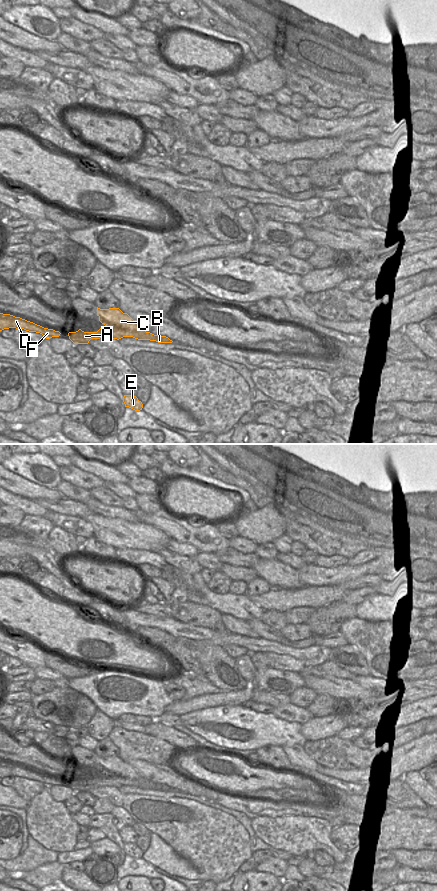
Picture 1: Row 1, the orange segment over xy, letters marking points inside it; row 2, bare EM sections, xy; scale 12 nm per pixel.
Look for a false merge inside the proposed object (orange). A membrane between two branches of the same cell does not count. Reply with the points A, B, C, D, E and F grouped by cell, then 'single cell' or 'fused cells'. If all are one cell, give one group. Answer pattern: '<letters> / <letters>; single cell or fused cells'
A B D E F / C; fused cells

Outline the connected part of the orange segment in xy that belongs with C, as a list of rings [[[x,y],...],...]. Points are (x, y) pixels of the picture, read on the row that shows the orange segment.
[[[97,307],[99,321],[107,327],[125,329],[130,332],[139,332],[141,327],[127,313],[119,308],[100,309]]]

